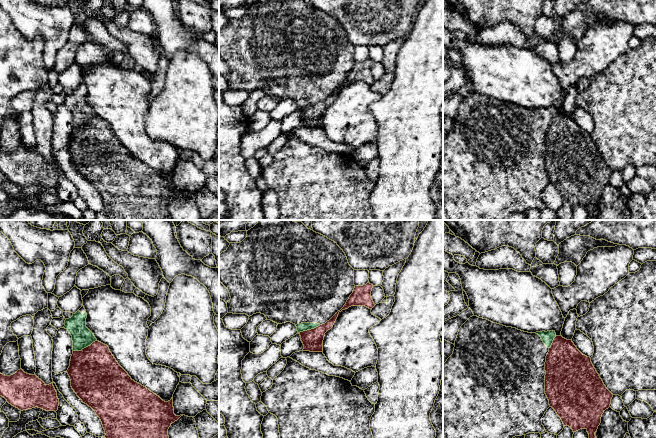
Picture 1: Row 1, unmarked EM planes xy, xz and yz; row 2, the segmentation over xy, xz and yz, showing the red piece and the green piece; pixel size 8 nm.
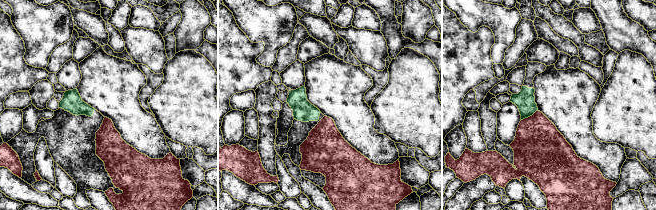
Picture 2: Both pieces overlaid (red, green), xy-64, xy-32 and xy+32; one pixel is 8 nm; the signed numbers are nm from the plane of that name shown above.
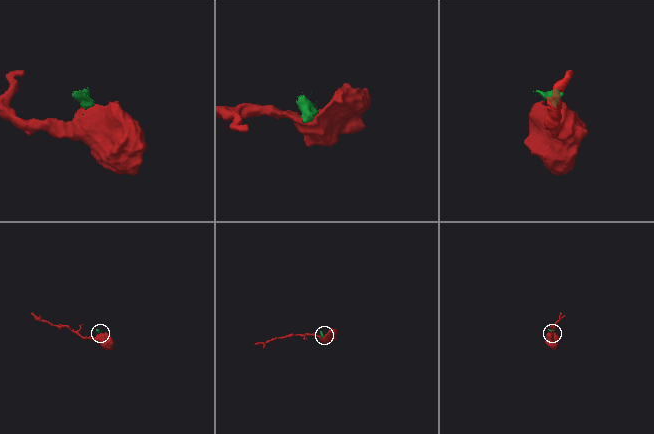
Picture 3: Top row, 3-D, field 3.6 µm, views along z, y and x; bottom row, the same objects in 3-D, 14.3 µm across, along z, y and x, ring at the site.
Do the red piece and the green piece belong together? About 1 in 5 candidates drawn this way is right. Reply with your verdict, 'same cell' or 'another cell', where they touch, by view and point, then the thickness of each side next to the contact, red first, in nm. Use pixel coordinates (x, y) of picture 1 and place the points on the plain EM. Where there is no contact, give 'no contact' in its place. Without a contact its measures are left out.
another cell; contact xy (84, 124); calibres 400 and 170 nm

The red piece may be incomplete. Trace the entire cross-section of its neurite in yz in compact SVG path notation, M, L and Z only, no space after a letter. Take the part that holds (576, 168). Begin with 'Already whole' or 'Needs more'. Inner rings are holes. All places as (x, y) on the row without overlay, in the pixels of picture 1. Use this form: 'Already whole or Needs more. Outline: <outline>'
Already whole. Outline: M556 112L546 132L545 147L545 170L550 183L556 187L564 202L569 202L573 208L586 205L589 218L593 217L602 190L610 183L613 170L604 161L591 134L583 131L572 116Z

